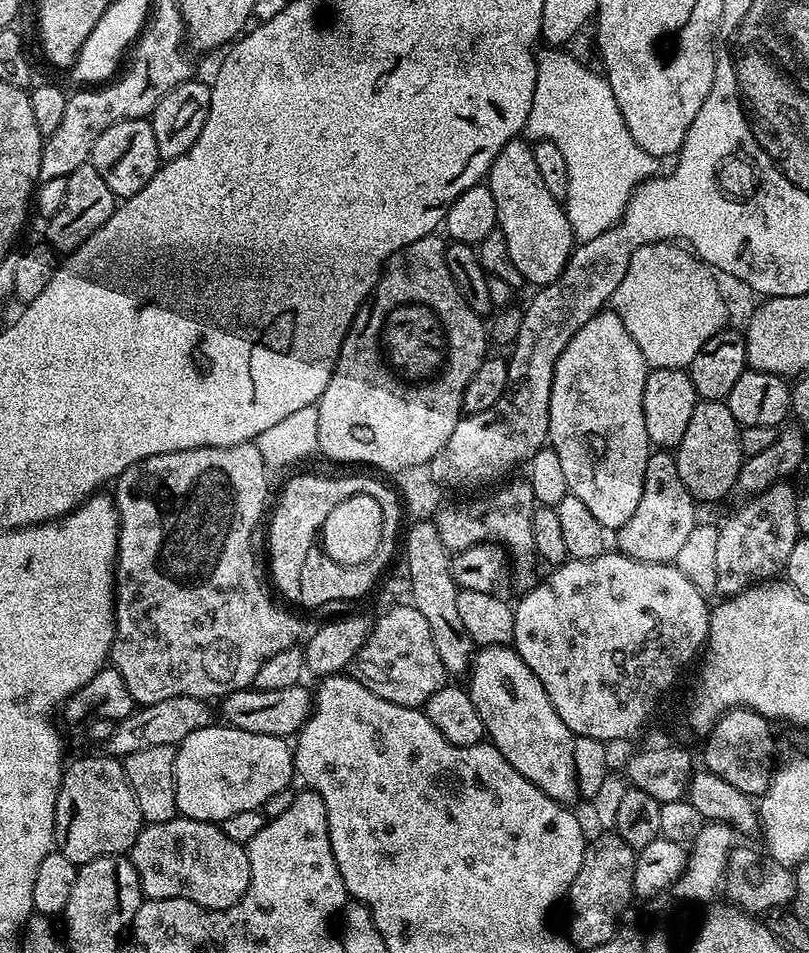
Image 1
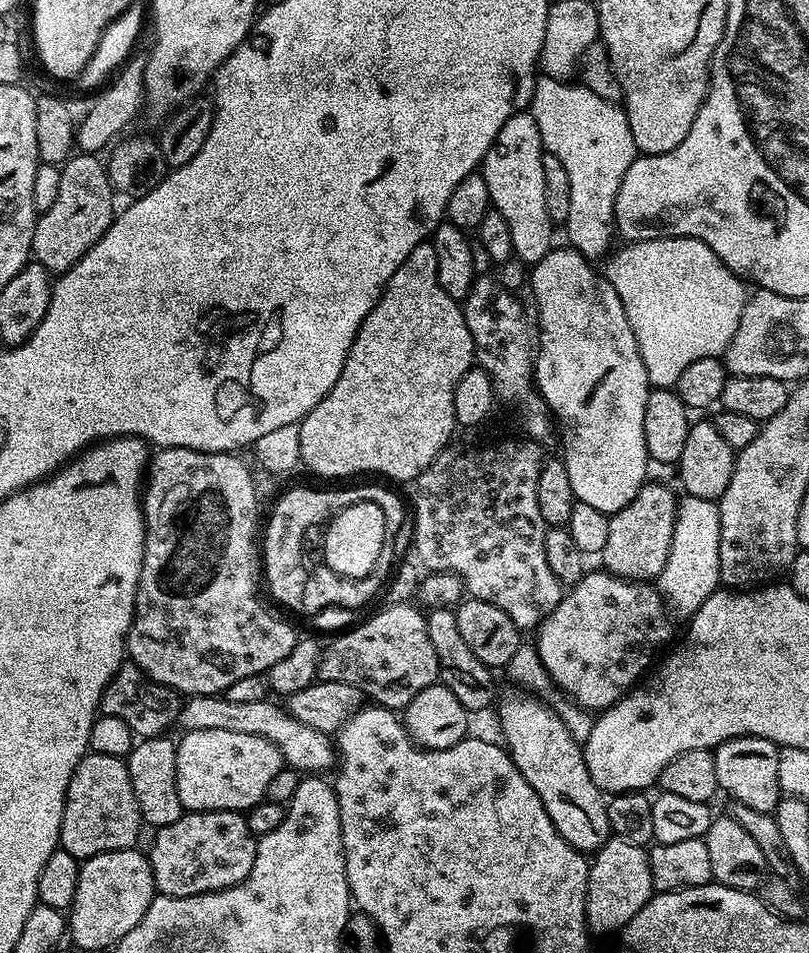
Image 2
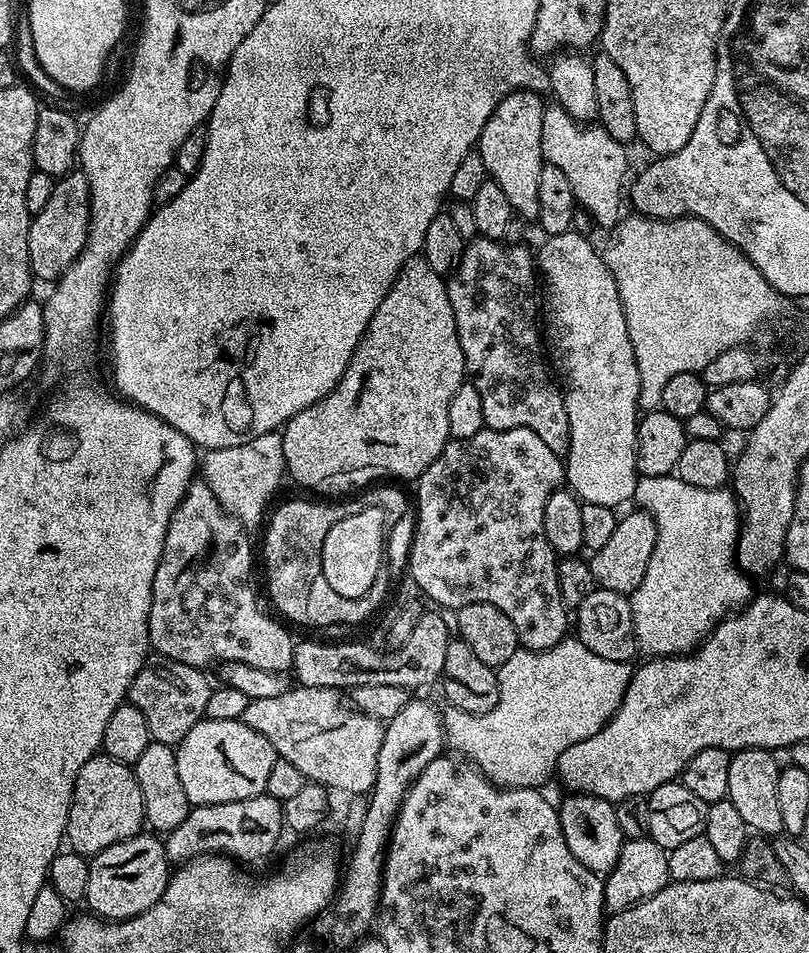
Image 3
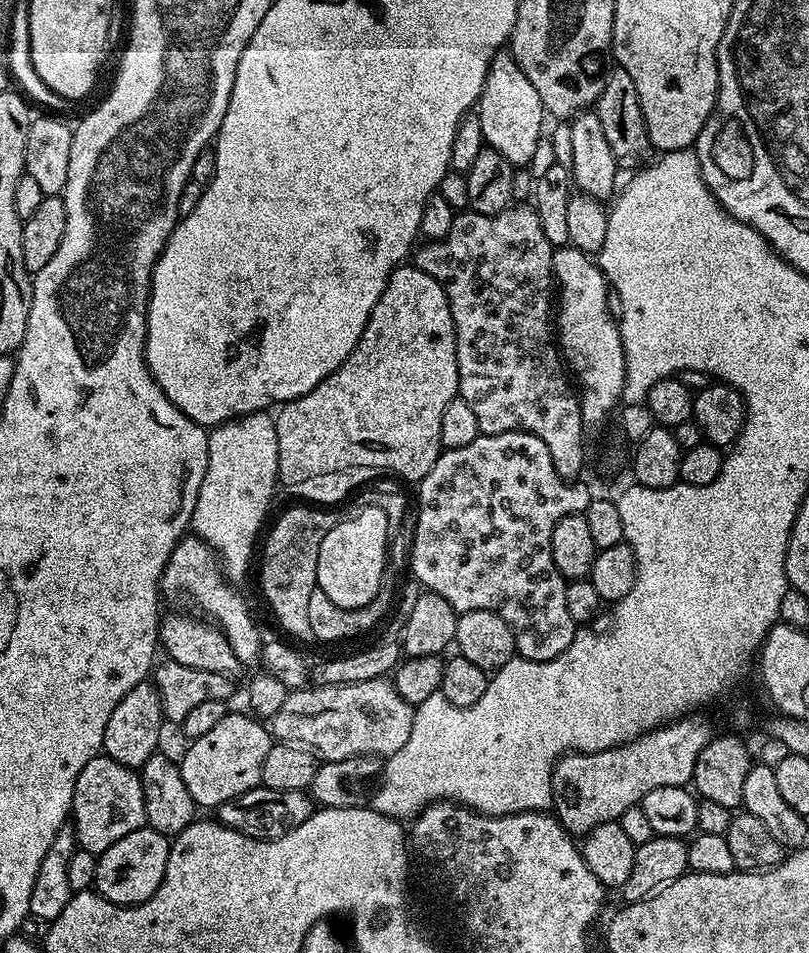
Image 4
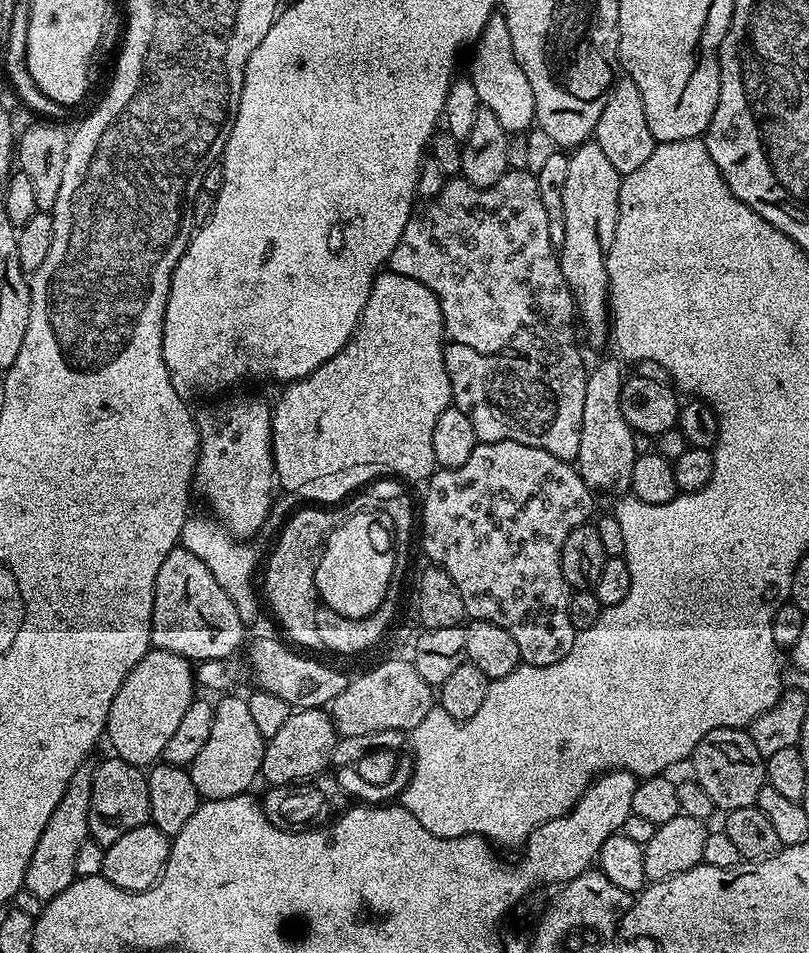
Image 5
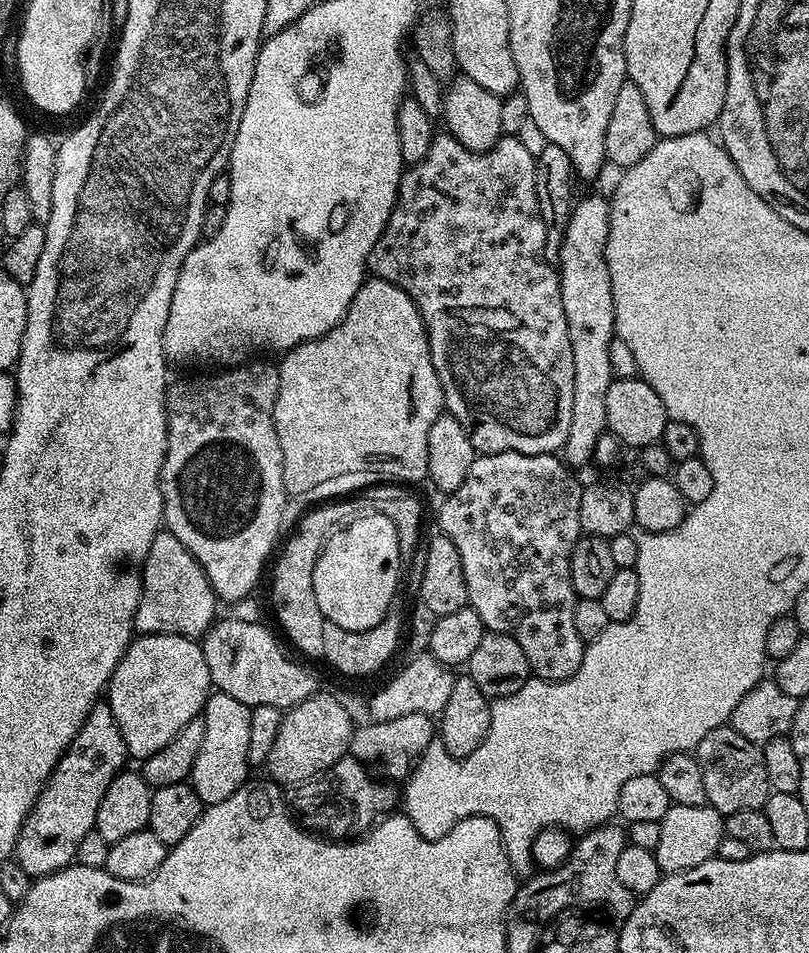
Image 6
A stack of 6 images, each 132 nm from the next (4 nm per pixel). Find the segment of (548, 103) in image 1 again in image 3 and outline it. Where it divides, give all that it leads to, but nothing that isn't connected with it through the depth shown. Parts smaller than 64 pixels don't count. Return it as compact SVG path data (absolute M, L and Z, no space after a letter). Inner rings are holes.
M555 102L549 103L542 114L542 154L550 158L551 164L558 166L558 170L564 171L566 179L570 181L570 187L574 190L574 198L581 209L588 211L588 216L600 228L611 230L620 223L620 195L625 195L628 176L628 152L621 141L610 138L605 128L592 122L575 120L562 106Z

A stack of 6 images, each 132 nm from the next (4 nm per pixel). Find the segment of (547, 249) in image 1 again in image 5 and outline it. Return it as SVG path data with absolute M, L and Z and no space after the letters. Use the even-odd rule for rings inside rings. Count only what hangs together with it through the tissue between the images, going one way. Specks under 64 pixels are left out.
M493 14L488 25L475 41L476 53L472 56L472 72L470 79L474 82L474 90L478 90L481 105L502 122L509 134L527 133L536 119L534 106L534 90L530 90L530 81L522 74L522 66L514 58L514 46L510 42L510 30L506 26L503 15Z

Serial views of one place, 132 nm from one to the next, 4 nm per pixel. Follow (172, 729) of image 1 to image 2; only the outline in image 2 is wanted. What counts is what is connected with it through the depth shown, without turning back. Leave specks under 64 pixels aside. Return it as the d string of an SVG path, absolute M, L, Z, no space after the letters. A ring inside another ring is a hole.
M227 695L190 696L183 701L178 724L184 732L194 730L234 730L234 734L254 734L266 738L280 752L283 763L301 774L324 774L337 763L334 740L327 732L319 732L294 718L283 707L265 698L258 702L230 702Z

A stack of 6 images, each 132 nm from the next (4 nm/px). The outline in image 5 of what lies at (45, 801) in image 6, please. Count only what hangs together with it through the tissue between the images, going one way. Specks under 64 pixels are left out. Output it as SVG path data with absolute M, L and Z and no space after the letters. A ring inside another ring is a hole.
M87 767L79 768L70 778L66 786L66 794L62 794L62 802L54 806L54 814L50 814L50 822L46 822L46 830L42 830L42 838L38 838L38 846L34 846L34 854L30 854L30 866L26 866L24 888L30 890L37 898L44 901L54 899L66 886L78 879L74 870L74 858L78 858L78 850L82 842L90 839L88 835L88 819L90 818L90 790L92 789L92 772Z

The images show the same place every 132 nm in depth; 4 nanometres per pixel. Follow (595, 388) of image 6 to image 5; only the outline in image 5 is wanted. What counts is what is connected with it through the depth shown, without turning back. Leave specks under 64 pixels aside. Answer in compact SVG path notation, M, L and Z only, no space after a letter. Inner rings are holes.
M589 142L587 144L580 144L577 148L571 149L568 161L570 162L570 171L567 174L566 177L566 186L564 189L562 189L562 210L566 214L566 242L562 242L562 246L558 249L558 255L560 257L560 265L562 266L562 278L566 278L566 282L568 283L568 289L570 290L570 294L572 295L572 300L576 304L576 311L578 313L578 320L579 323L582 325L584 323L584 328L586 331L588 331L588 340L590 343L593 344L594 347L600 348L604 344L604 339L607 341L610 336L610 293L608 291L608 248L610 245L614 242L614 230L618 226L618 206L620 205L620 181L622 179L621 174L618 170L614 170L614 165L606 159L606 154L602 150L602 146L598 146L594 142Z

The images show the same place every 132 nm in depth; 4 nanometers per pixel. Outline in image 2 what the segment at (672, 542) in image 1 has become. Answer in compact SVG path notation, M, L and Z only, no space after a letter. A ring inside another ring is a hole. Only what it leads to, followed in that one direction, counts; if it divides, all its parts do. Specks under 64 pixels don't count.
M646 482L638 490L636 497L626 506L622 506L622 510L611 513L608 517L608 540L600 551L603 571L623 580L655 581L666 566L666 558L670 558L677 503L678 496L666 485Z

